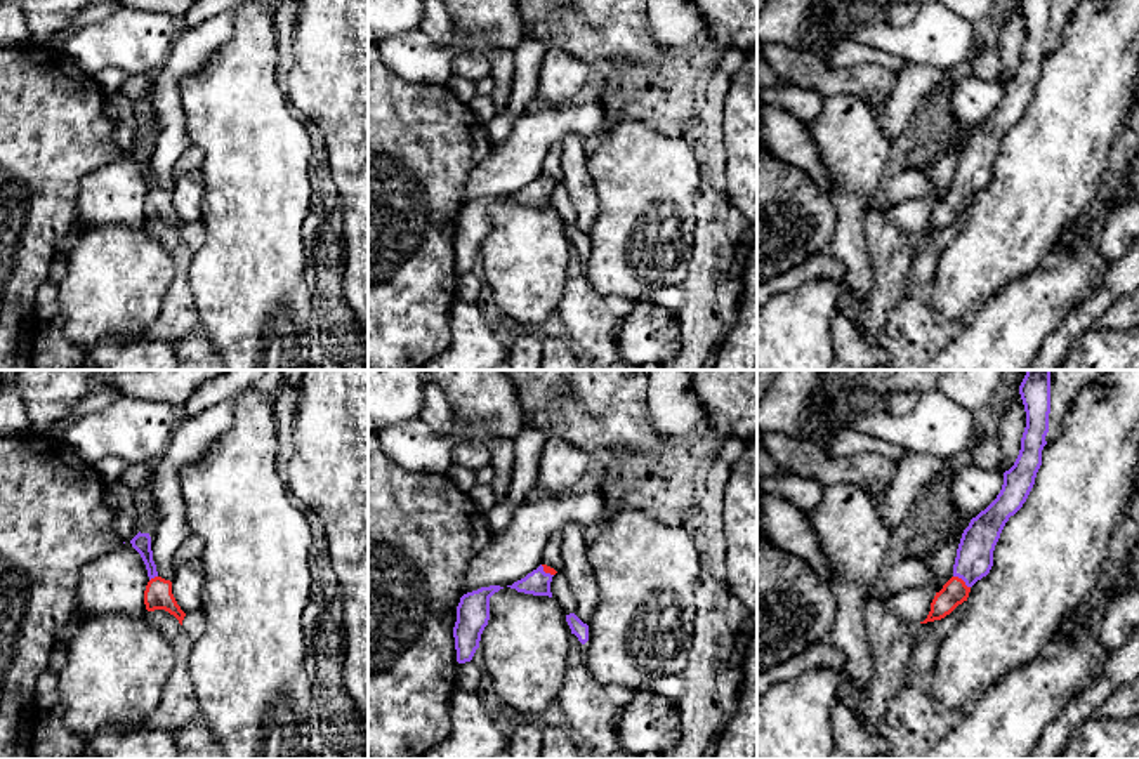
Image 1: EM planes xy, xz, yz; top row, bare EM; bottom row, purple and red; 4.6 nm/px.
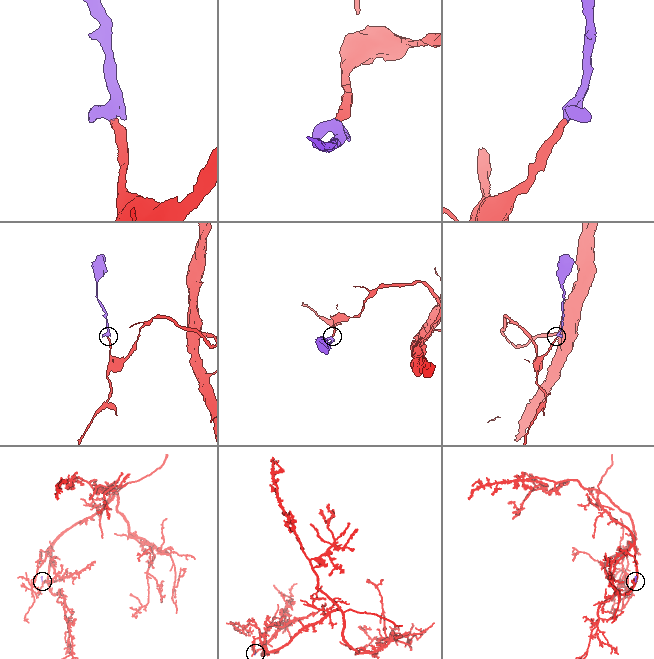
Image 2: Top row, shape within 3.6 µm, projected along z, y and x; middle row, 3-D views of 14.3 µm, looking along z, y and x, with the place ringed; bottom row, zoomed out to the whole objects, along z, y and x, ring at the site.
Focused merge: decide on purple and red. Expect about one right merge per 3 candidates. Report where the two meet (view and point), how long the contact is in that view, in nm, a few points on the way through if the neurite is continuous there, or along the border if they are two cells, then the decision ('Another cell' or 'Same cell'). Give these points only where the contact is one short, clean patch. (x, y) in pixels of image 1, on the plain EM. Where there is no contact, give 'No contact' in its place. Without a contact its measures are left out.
Touches purple at yz (962, 190). Shared border 100 nm. Path across: yz (974, 167), (962, 190), (954, 204). Same cell

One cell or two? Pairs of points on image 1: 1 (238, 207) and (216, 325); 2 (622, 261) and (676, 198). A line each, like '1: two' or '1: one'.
1: one
2: one

